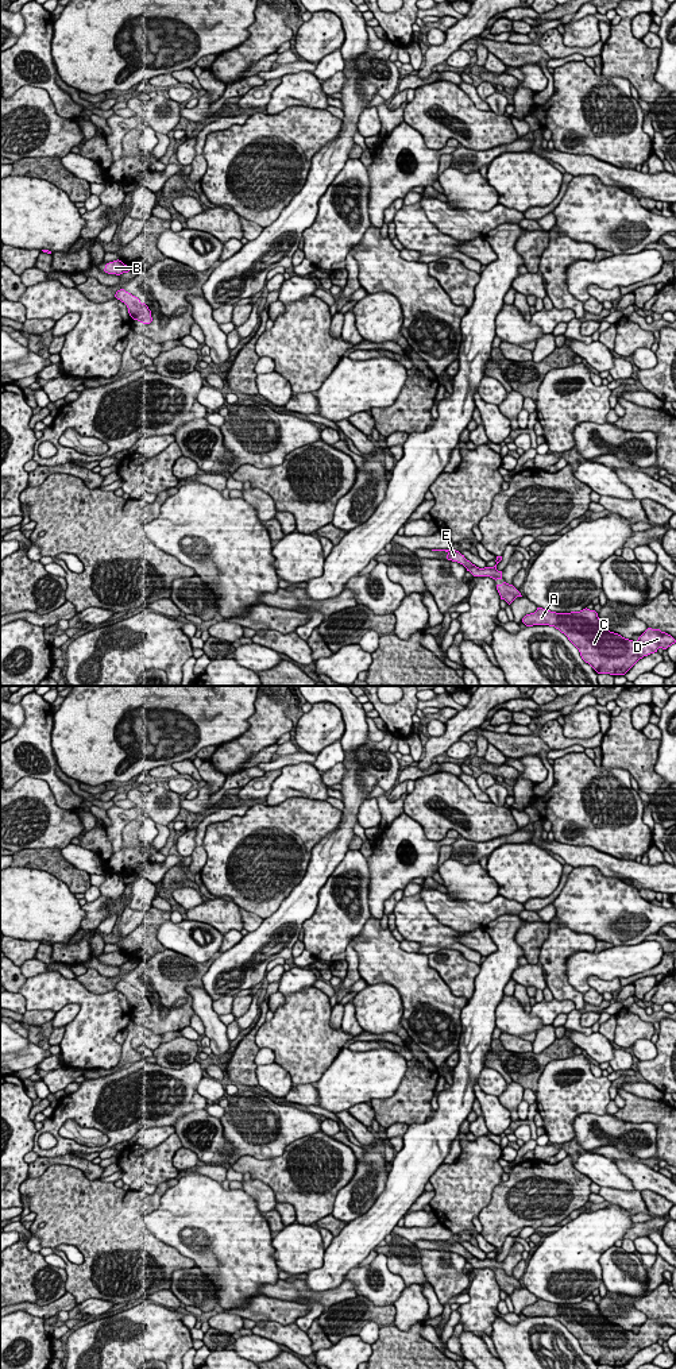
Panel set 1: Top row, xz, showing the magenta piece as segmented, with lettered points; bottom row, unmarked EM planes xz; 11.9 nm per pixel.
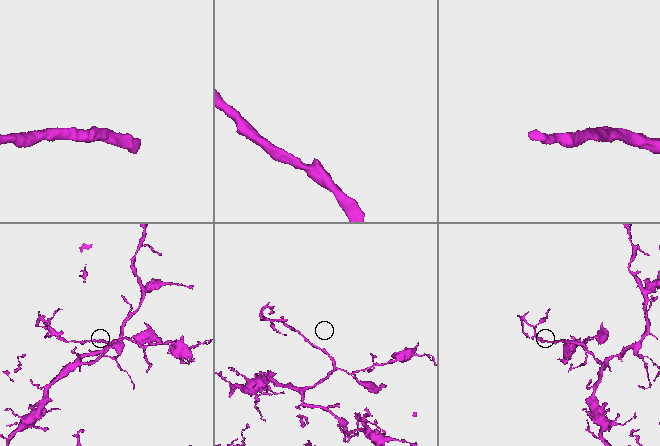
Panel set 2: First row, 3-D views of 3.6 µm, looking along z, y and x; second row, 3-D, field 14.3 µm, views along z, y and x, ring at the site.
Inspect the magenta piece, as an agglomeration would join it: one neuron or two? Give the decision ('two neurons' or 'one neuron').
one neuron

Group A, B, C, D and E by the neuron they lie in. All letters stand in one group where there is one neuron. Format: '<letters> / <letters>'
A B C D E

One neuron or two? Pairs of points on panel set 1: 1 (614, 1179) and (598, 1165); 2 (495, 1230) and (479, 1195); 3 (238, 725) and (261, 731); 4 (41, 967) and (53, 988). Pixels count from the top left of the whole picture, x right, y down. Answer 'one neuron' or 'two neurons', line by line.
1: one neuron
2: two neurons
3: two neurons
4: two neurons

